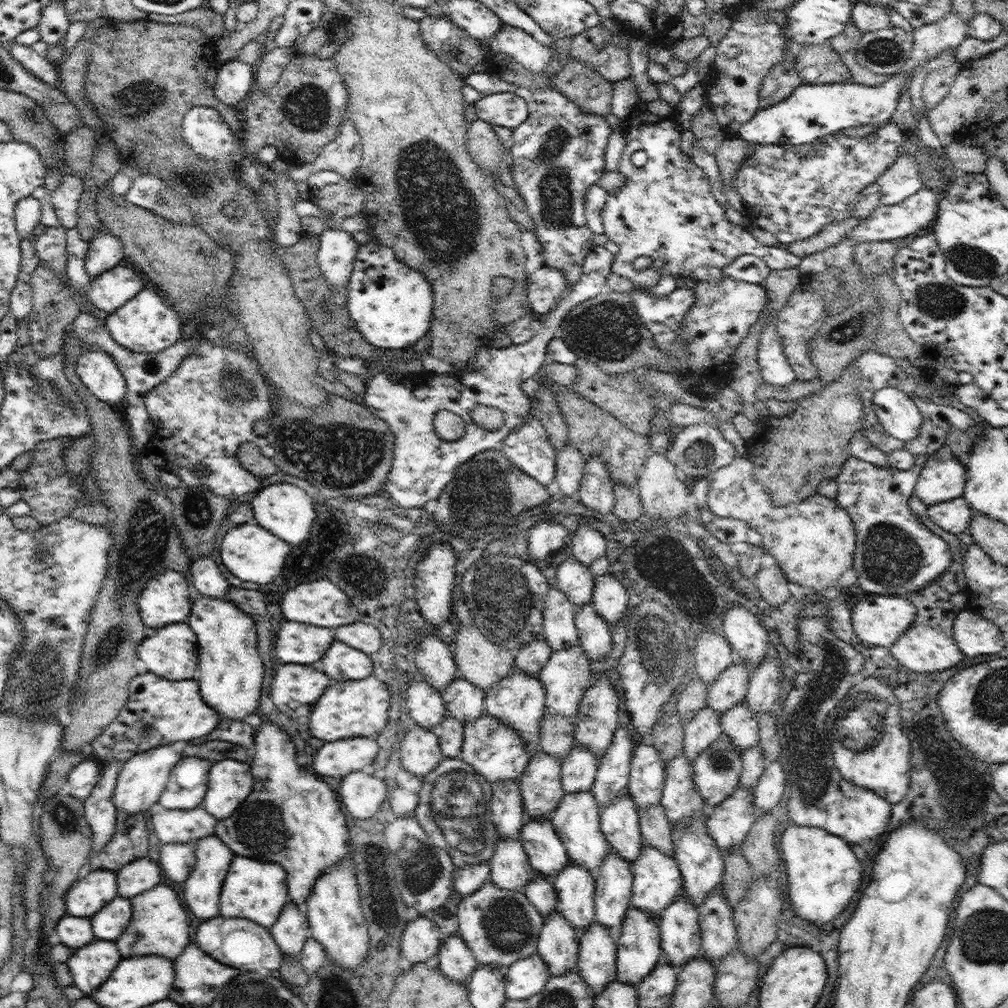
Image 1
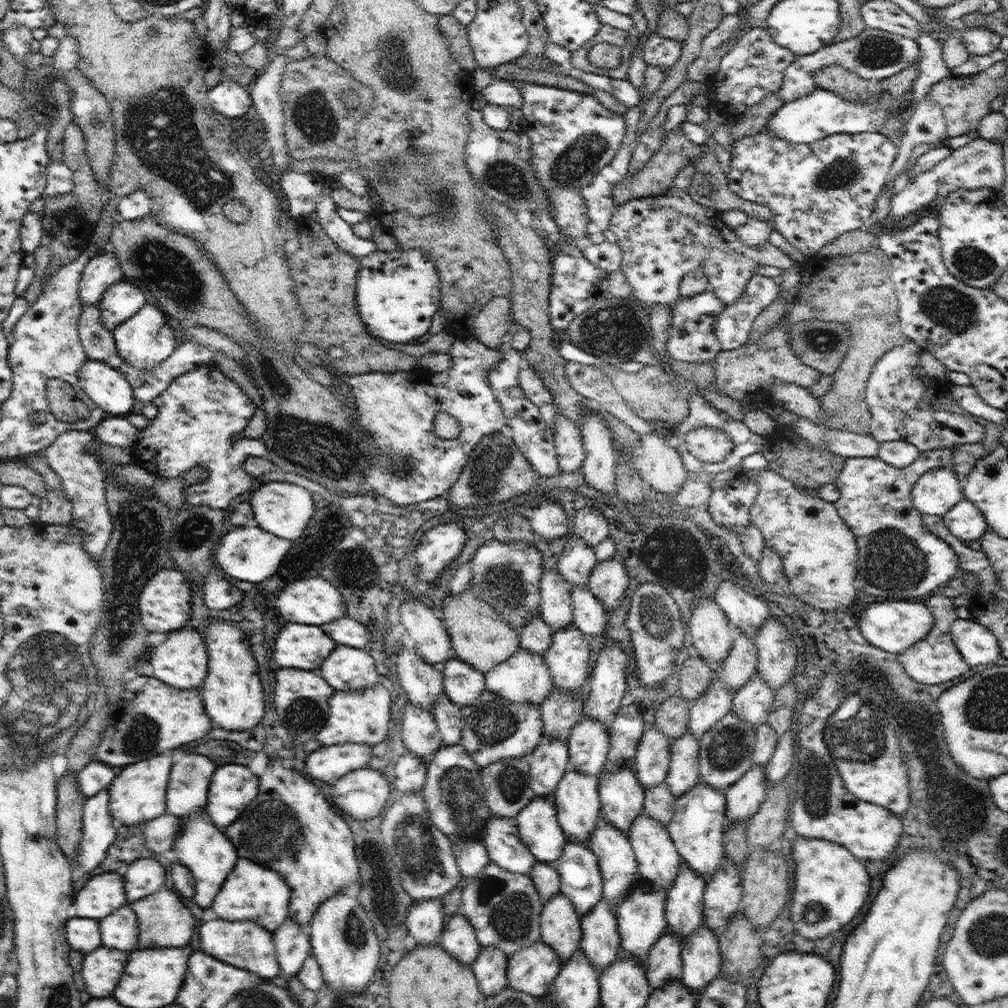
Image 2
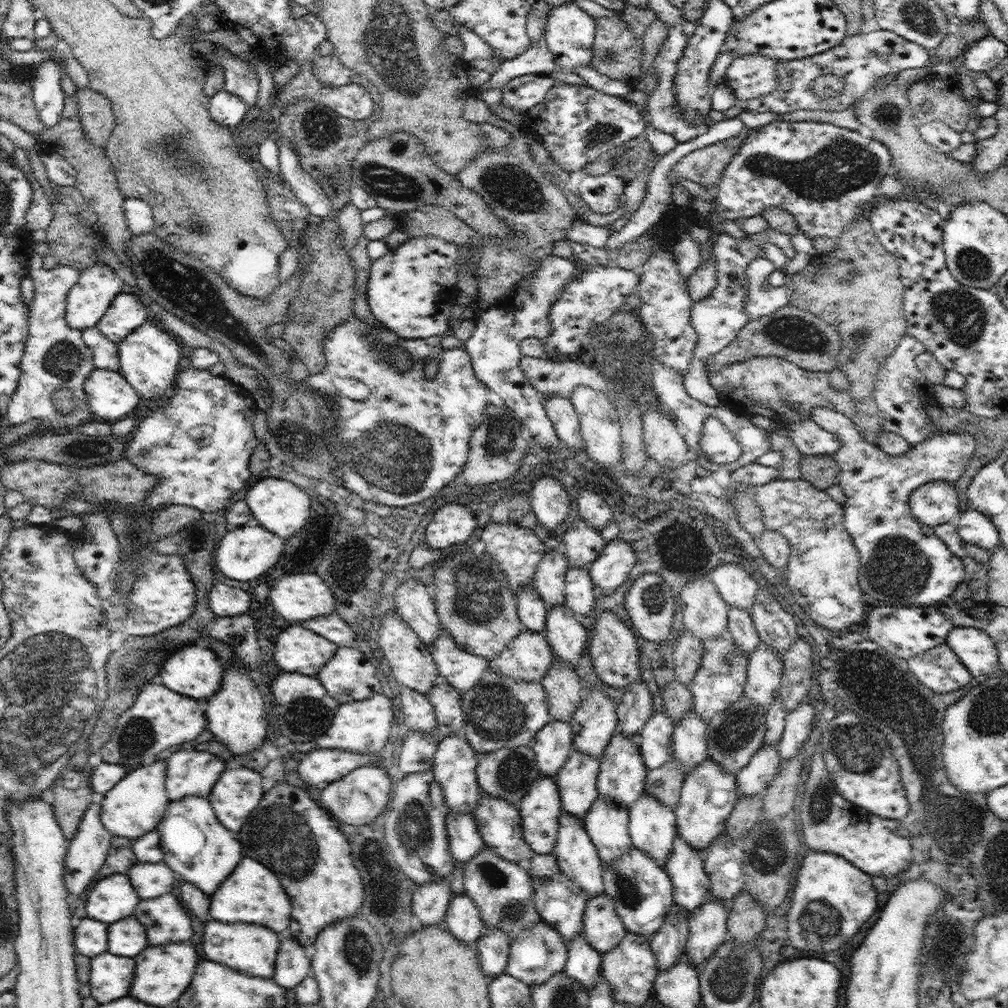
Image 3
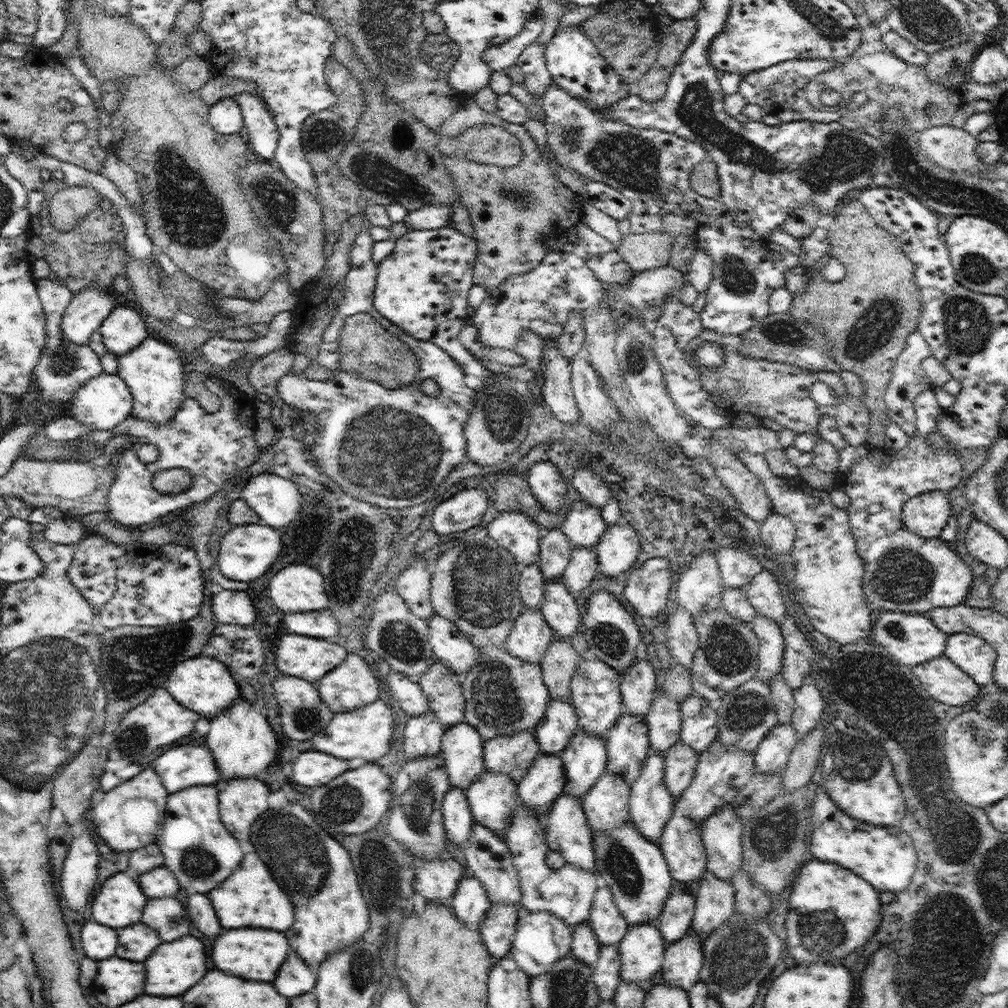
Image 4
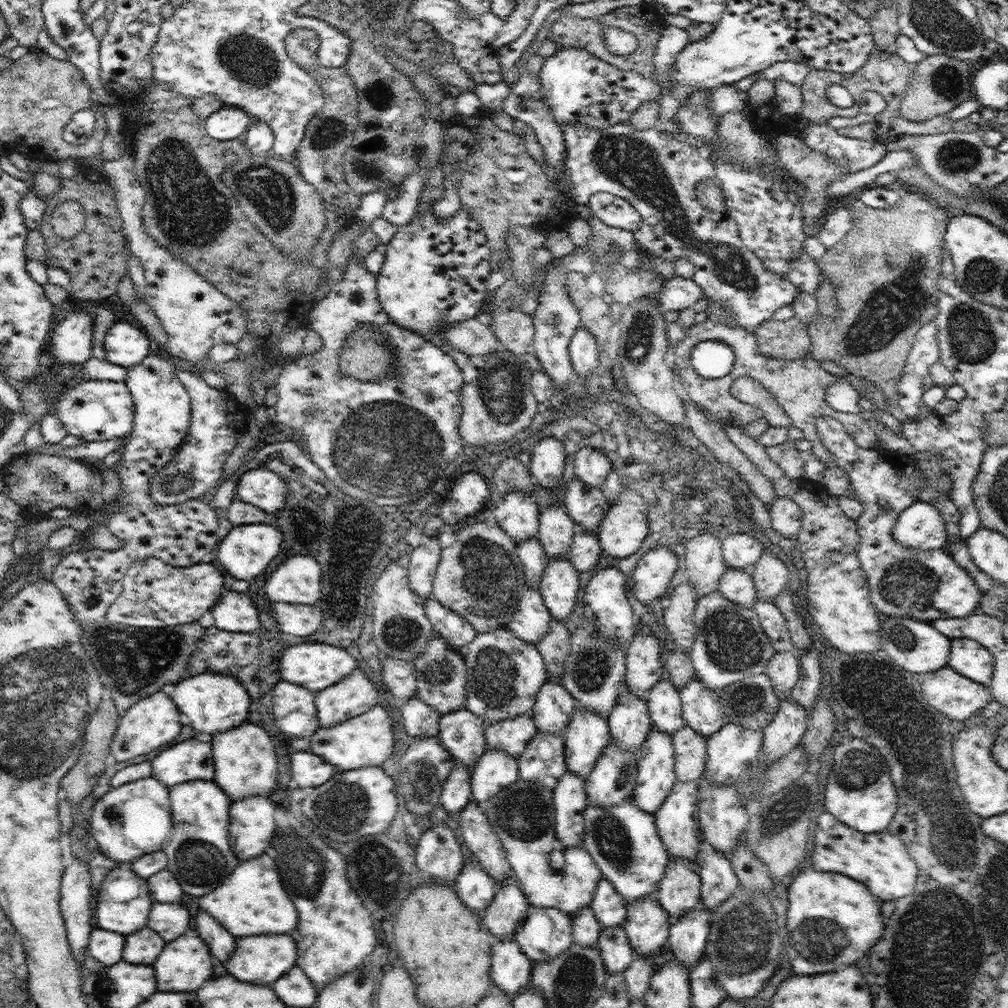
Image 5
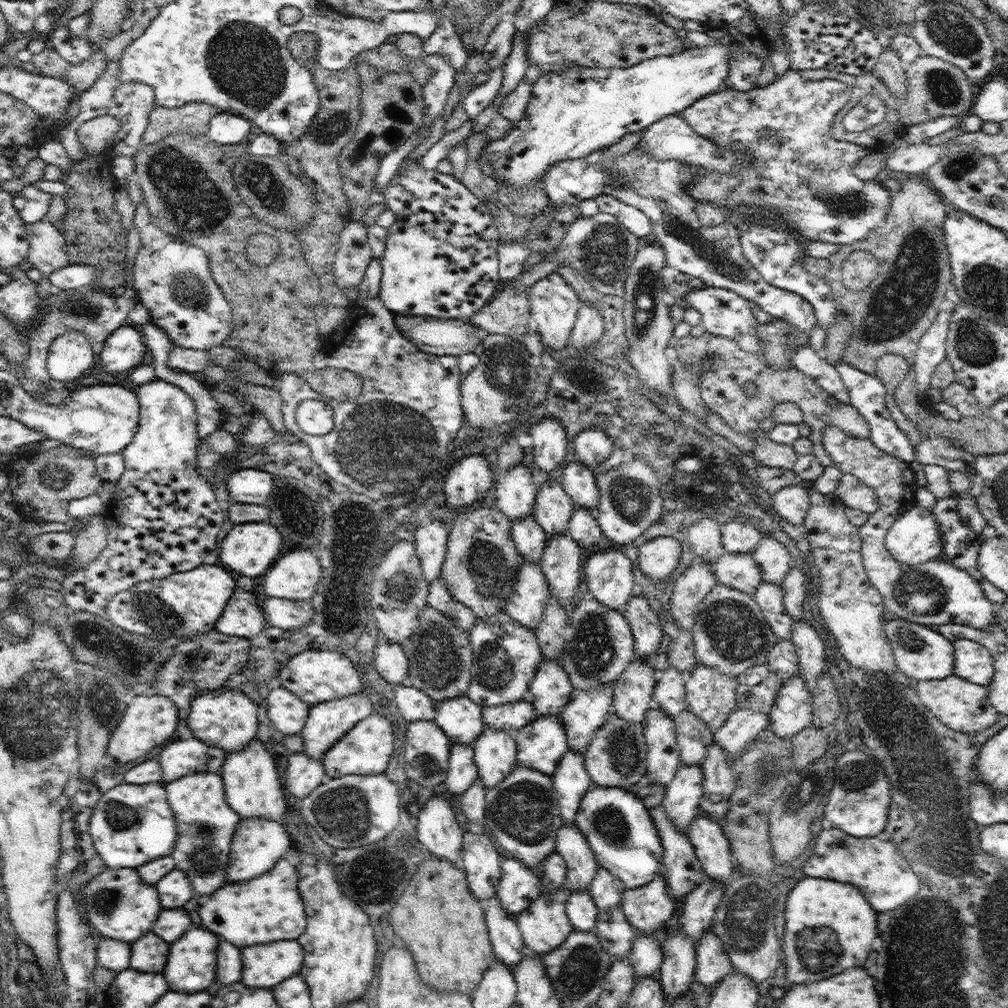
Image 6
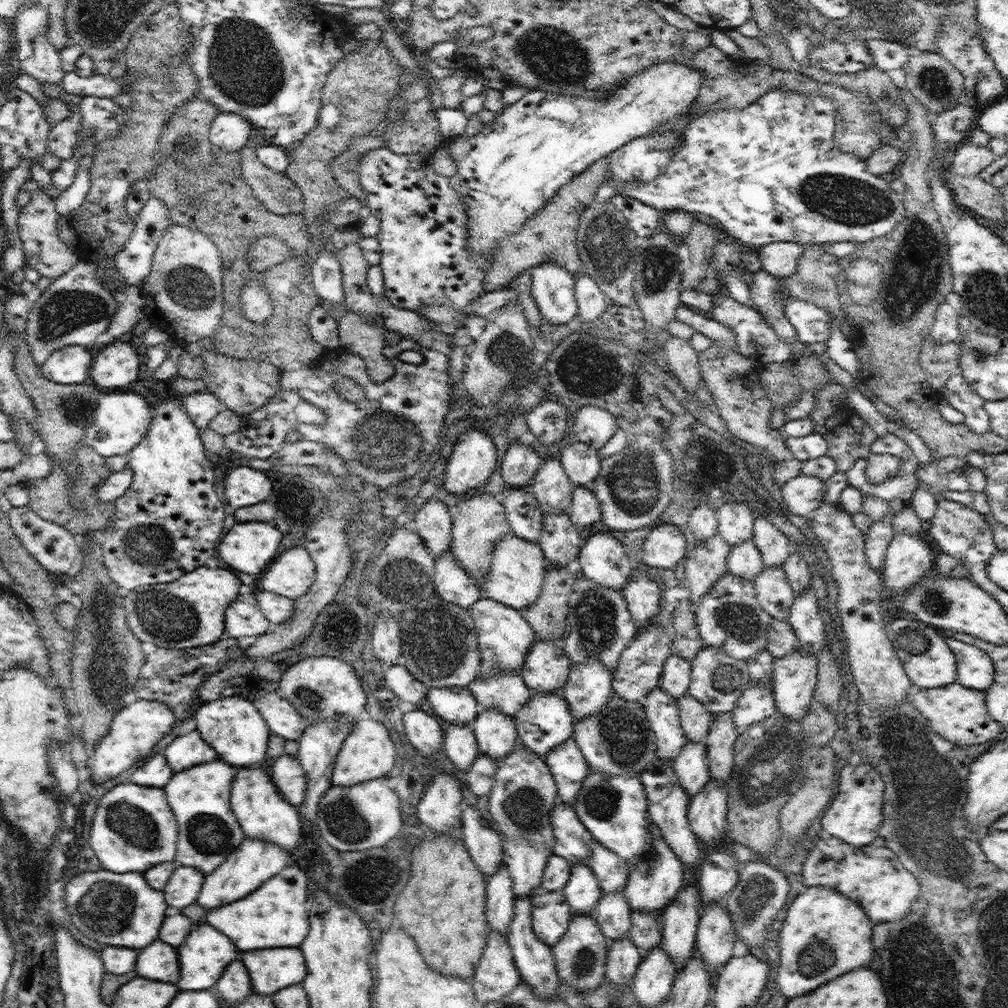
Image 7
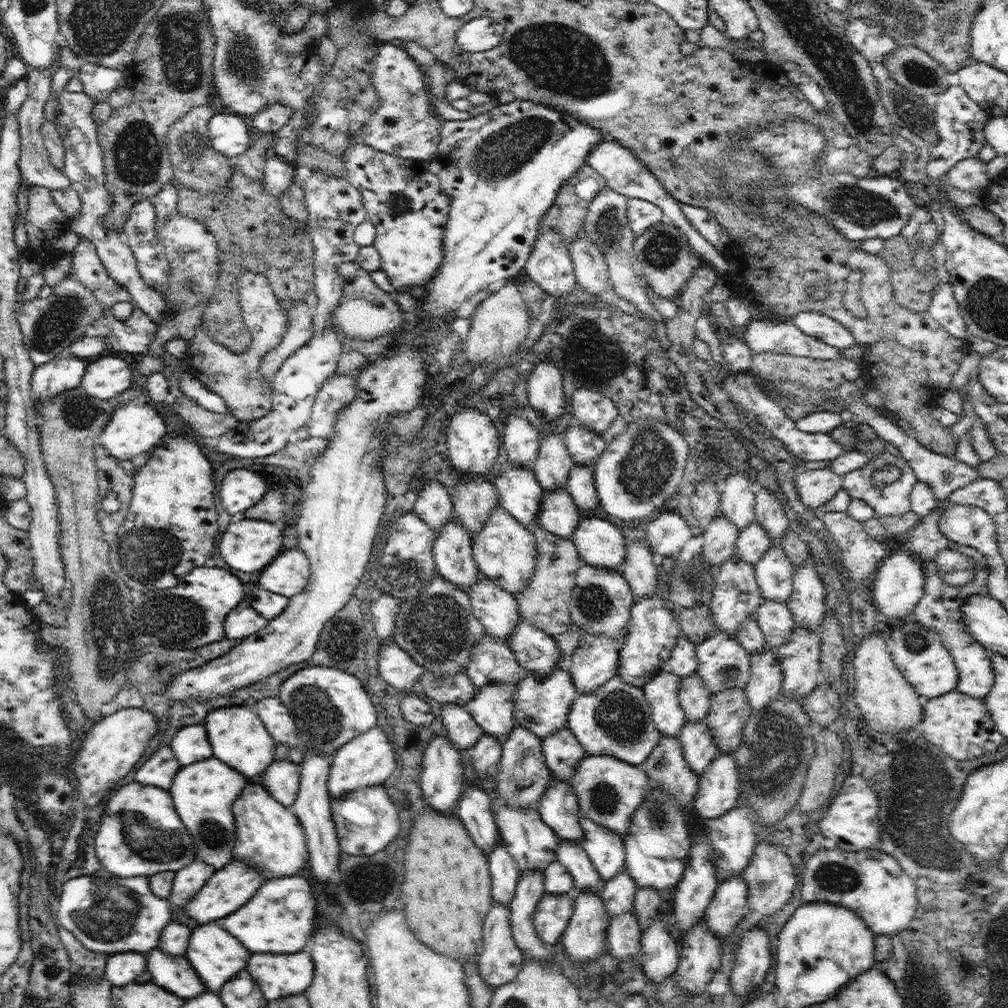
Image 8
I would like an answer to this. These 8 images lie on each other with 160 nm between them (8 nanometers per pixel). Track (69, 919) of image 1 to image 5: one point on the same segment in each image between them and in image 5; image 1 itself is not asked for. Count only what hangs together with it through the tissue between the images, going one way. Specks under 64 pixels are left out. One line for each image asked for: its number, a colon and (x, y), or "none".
2: (82, 934)
3: (90, 939)
4: (99, 942)
5: (106, 946)

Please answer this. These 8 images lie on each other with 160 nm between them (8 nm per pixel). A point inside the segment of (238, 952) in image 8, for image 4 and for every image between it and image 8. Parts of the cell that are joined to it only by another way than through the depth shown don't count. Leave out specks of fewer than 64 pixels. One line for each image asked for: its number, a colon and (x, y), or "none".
4: (176, 966)
5: (185, 964)
6: (191, 967)
7: (206, 952)

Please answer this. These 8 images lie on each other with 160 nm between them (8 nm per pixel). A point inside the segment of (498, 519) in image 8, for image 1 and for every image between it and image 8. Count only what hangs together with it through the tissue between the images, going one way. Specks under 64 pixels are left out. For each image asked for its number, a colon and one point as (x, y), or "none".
1: (518, 700)
2: (525, 677)
3: (527, 657)
4: (530, 635)
5: (530, 622)
6: (531, 593)
7: (515, 577)

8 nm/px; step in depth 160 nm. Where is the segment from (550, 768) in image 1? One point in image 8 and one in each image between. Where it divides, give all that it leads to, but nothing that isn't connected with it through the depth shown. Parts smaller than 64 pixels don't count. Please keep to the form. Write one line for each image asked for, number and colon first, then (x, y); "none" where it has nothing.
2: (548, 762)
3: (552, 744)
4: (560, 723)
5: (552, 711)
6: (550, 690)
7: (546, 668)
8: (537, 653)

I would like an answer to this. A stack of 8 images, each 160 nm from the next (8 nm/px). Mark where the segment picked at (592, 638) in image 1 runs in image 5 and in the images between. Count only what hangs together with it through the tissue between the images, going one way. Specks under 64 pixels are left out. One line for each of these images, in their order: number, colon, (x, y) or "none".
2: (589, 615)
3: (580, 592)
4: (583, 565)
5: (585, 551)

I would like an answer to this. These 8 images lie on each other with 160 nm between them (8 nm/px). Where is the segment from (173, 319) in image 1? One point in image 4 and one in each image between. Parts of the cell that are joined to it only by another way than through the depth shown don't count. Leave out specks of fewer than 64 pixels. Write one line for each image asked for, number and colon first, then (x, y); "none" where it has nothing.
2: (145, 340)
3: (148, 357)
4: (154, 373)

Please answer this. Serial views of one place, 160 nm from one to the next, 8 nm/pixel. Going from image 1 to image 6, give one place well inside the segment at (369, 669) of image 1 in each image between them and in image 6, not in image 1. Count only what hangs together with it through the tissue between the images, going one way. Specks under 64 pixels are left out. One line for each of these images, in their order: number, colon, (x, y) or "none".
2: (346, 668)
3: (349, 675)
4: (353, 684)
5: (354, 695)
6: (328, 722)

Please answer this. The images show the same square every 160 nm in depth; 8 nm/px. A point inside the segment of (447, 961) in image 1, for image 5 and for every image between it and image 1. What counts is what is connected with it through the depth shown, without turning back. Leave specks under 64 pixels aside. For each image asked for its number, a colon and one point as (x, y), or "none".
2: (458, 938)
3: (463, 919)
4: (470, 901)
5: (474, 885)

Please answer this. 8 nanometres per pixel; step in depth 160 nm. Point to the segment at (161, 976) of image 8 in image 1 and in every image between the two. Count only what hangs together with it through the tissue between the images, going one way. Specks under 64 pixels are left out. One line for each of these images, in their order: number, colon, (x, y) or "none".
1: (108, 923)
2: (119, 931)
3: (127, 938)
4: (137, 942)
5: (143, 947)
6: (149, 954)
7: (160, 962)

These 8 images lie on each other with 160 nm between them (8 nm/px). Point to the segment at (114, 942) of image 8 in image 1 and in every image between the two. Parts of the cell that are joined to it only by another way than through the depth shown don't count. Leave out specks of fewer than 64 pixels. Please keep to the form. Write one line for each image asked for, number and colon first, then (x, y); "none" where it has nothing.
1: (93, 891)
2: (104, 894)
3: (113, 898)
4: (119, 903)
5: (125, 903)
6: (121, 905)
7: (122, 910)

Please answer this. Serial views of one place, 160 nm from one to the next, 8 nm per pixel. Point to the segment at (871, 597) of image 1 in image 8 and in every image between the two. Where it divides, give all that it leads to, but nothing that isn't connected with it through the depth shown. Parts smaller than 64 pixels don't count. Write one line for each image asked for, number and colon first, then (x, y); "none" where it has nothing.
2: (893, 626)
3: (905, 631)
4: (912, 638)
5: (915, 645)
6: (921, 652)
7: (929, 662)
8: (917, 651)

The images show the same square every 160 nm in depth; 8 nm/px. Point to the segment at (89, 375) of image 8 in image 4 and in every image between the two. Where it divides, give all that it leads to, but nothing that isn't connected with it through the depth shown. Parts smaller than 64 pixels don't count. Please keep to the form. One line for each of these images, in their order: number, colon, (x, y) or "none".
4: (123, 330)
5: (126, 345)
6: (124, 350)
7: (116, 366)

